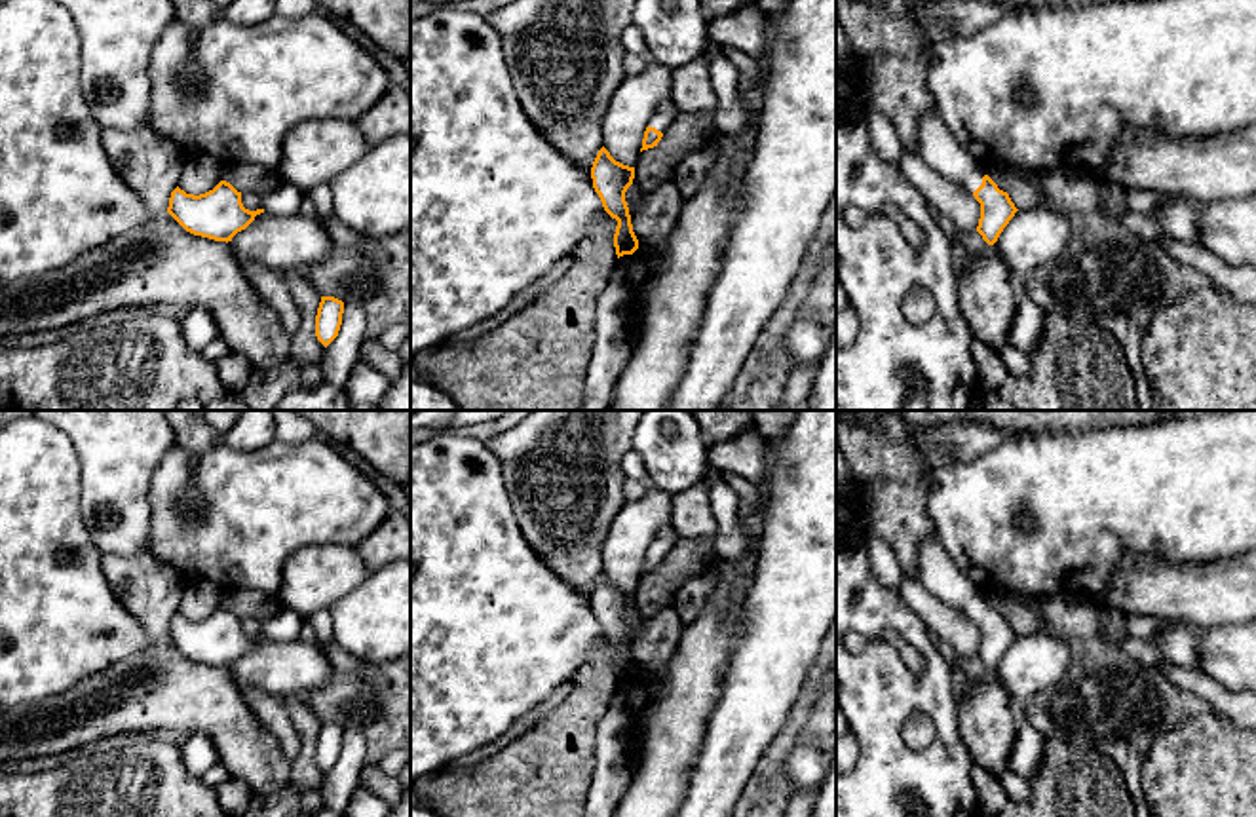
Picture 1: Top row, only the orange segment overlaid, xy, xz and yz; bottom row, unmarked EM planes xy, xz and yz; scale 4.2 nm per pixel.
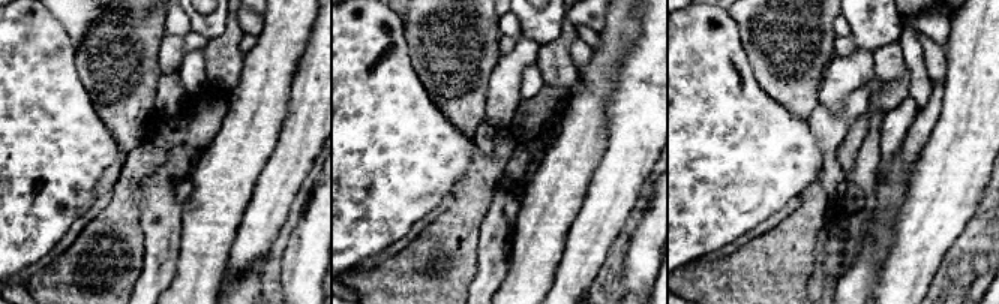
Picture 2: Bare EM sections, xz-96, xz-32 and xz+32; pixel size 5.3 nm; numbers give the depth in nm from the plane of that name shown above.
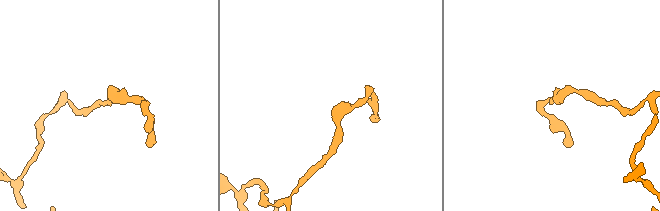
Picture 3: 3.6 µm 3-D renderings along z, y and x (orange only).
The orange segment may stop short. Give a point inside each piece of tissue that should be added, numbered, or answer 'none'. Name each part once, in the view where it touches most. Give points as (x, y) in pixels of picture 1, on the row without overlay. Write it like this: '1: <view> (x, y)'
1: yz (939, 574)

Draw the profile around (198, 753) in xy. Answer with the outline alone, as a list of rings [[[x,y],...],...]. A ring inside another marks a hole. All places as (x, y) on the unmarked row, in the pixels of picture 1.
[[[203,733],[188,735],[179,747],[182,762],[192,775],[203,777],[211,768],[220,766],[213,741]]]

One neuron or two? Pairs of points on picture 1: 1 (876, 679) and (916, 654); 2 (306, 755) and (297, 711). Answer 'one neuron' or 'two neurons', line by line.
1: one neuron
2: one neuron

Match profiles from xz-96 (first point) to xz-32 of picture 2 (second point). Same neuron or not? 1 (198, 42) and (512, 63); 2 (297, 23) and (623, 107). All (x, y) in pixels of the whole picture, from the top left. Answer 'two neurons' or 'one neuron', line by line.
1: one neuron
2: two neurons

